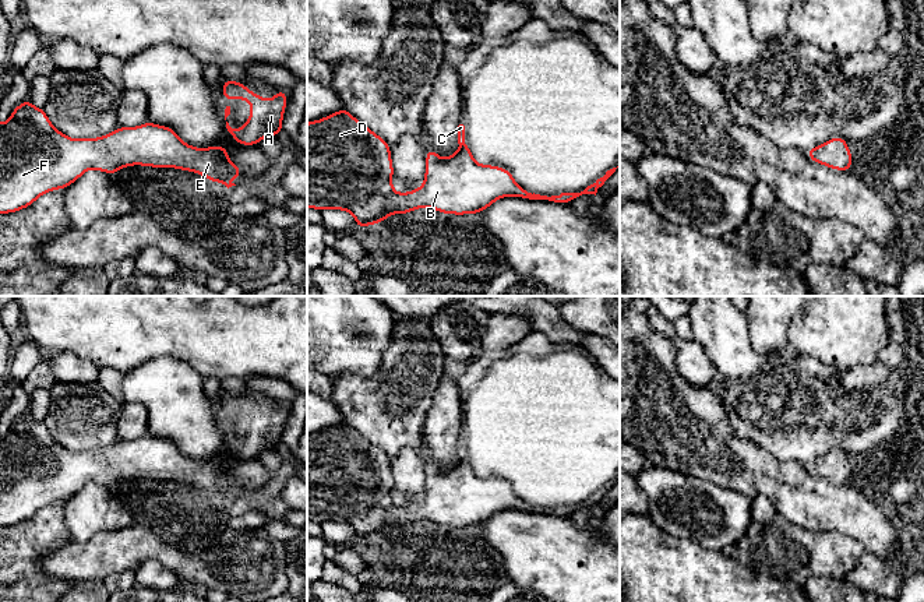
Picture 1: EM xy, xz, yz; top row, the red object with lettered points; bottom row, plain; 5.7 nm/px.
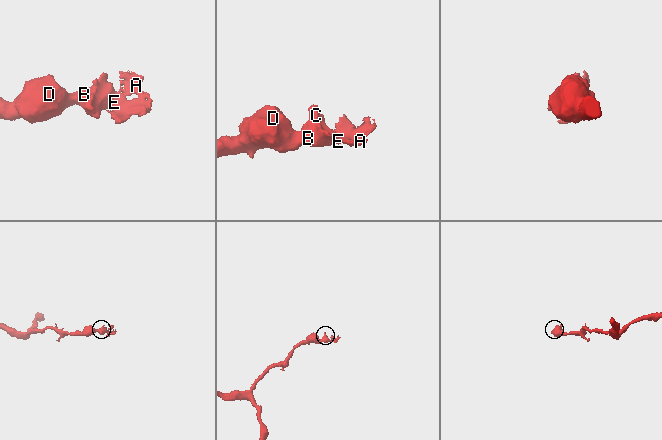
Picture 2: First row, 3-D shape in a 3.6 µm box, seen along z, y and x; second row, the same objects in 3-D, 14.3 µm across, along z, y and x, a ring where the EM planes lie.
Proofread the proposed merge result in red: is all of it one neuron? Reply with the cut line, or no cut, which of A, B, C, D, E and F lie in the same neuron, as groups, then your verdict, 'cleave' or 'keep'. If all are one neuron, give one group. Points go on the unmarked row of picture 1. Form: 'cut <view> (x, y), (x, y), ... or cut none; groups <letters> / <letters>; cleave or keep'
cut none; groups A B C D E F; keep

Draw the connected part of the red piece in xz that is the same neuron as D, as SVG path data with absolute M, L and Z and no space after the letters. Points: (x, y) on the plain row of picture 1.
M345 420L324 432L307 436L307 521L318 524L332 521L349 524L357 541L375 538L394 527L410 527L417 521L433 521L441 527L480 527L502 510L522 510L529 513L549 513L557 517L569 517L582 507L595 507L616 485L606 487L581 506L561 506L557 508L532 507L521 500L508 482L493 478L480 478L473 472L465 457L465 439L458 439L458 464L441 472L430 461L426 467L426 486L420 501L410 506L396 506L392 499L394 478L391 460L367 439L352 429Z

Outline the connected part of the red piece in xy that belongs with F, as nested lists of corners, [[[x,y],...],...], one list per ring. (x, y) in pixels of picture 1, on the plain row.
[[[27,412],[0,437],[0,527],[17,525],[49,504],[66,503],[89,482],[114,487],[133,478],[195,485],[228,501],[241,486],[223,458],[191,460],[173,441],[151,434],[117,440],[98,451],[70,451]]]

